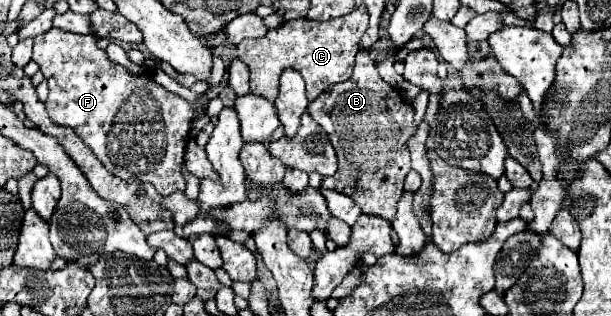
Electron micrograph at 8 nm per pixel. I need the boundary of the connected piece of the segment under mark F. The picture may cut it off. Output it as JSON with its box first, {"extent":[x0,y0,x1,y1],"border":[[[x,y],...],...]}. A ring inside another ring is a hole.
{"extent":[32,29,196,197],"border":[[[50,29],[48,33],[34,37],[32,59],[40,65],[40,71],[44,73],[50,89],[46,101],[50,119],[56,125],[66,125],[74,129],[74,133],[94,151],[94,155],[110,173],[124,181],[150,183],[162,197],[186,189],[186,181],[182,177],[182,155],[186,149],[186,141],[190,139],[192,119],[196,117],[194,105],[166,91],[164,87],[154,83],[152,77],[134,77],[122,65],[112,63],[106,57],[106,51],[98,49],[94,35],[74,35],[60,29]]]}

